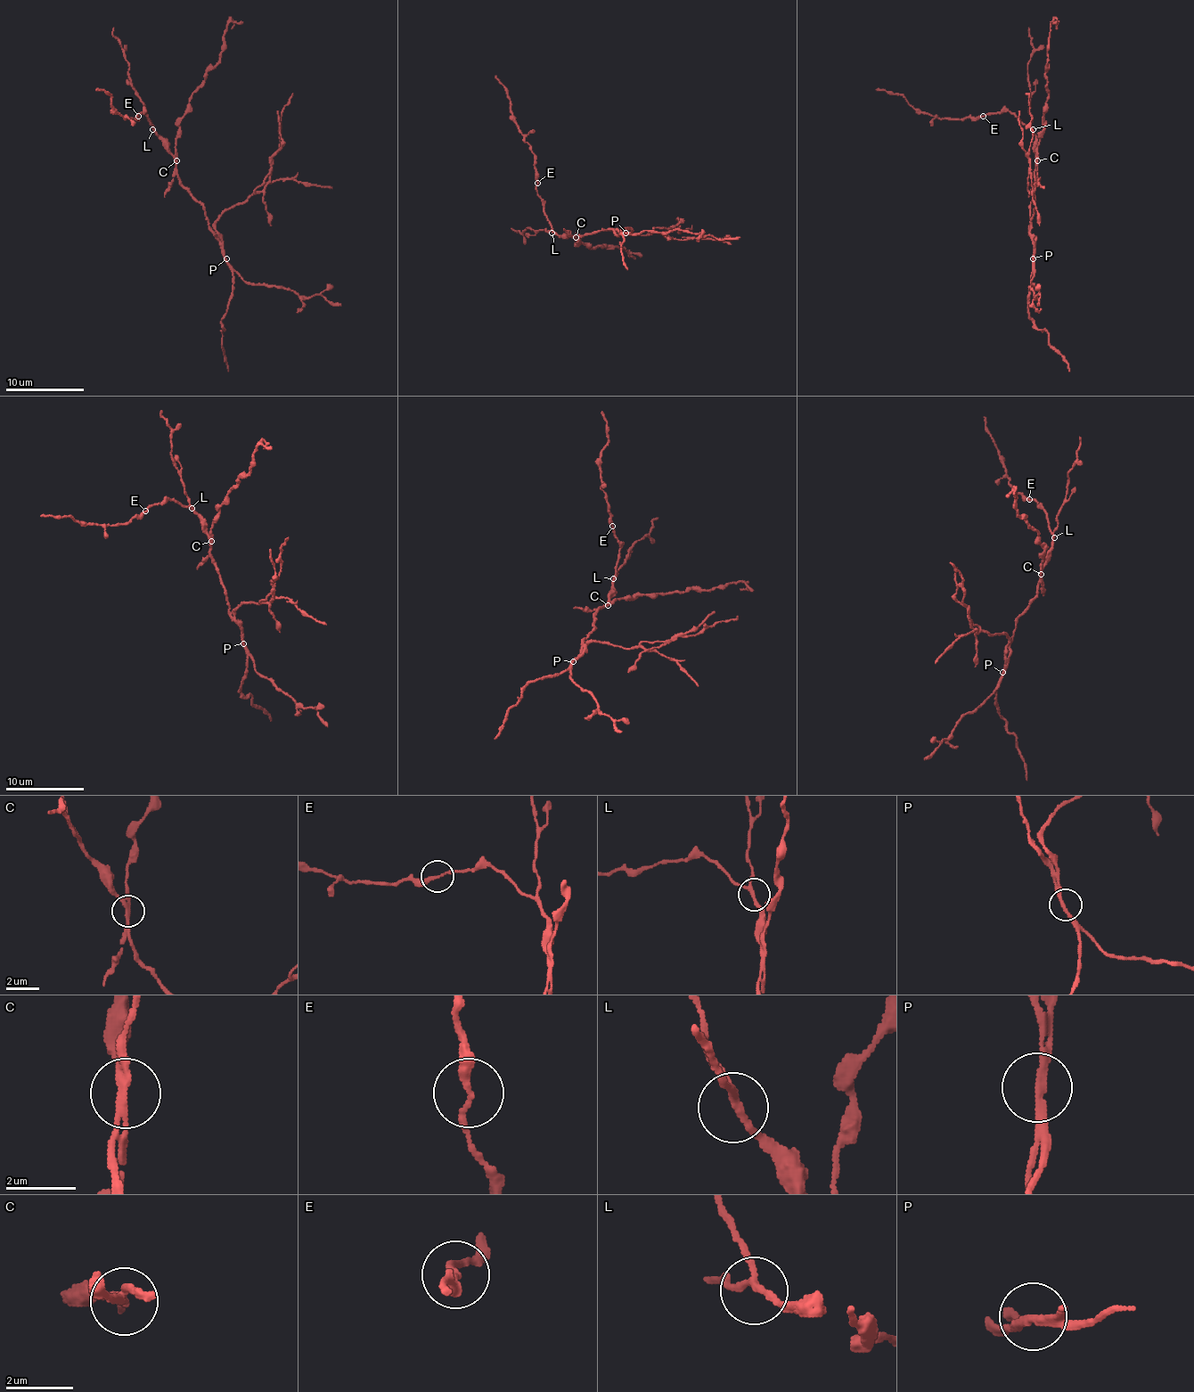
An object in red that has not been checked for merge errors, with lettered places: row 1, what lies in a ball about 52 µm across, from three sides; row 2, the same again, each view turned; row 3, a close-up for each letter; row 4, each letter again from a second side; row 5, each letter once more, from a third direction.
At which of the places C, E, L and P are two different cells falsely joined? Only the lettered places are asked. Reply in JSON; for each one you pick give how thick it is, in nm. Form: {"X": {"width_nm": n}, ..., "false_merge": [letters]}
{"C": {"width_nm": 200}, "P": {"width_nm": 240}, "false_merge": ["C", "P"]}

